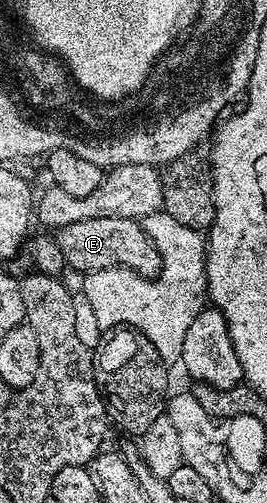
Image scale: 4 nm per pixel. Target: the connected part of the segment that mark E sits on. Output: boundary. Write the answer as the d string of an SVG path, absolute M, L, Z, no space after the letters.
M101 216L77 220L68 226L58 227L57 241L71 270L98 272L113 266L126 266L128 270L136 270L143 278L152 279L164 269L161 252L157 252L153 240L149 240L142 225L134 218Z

